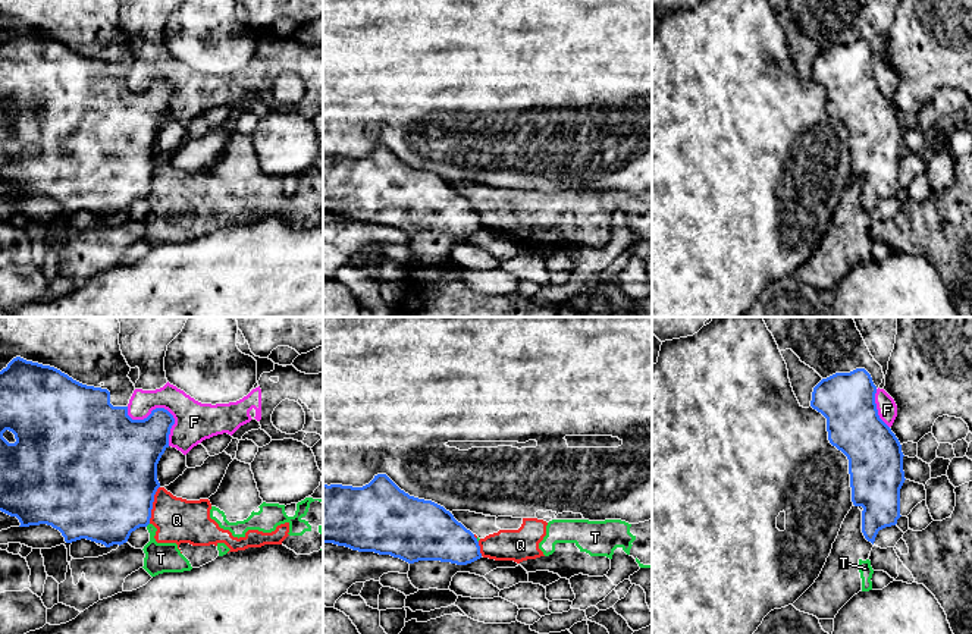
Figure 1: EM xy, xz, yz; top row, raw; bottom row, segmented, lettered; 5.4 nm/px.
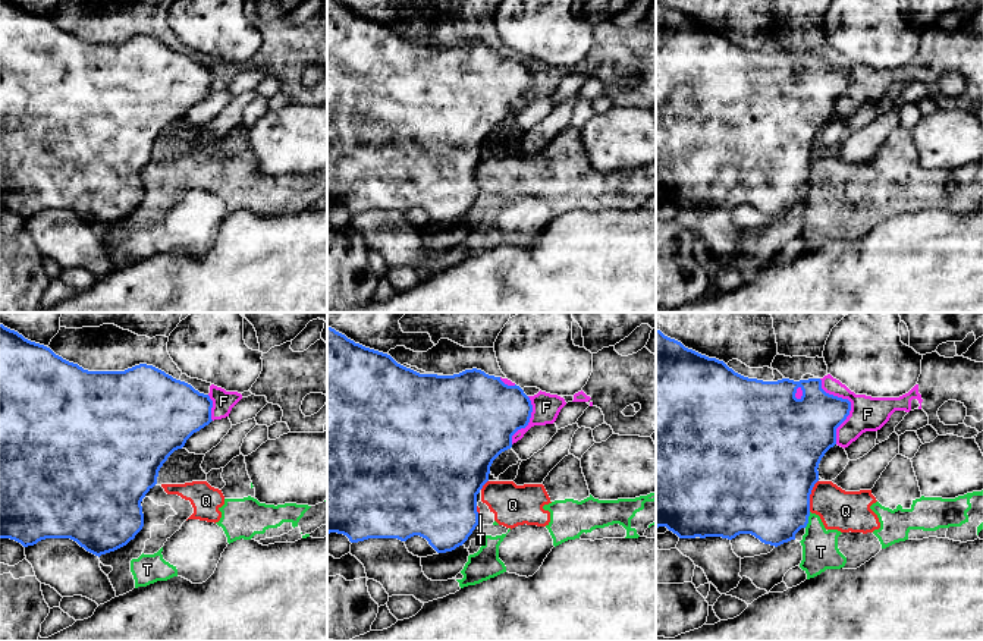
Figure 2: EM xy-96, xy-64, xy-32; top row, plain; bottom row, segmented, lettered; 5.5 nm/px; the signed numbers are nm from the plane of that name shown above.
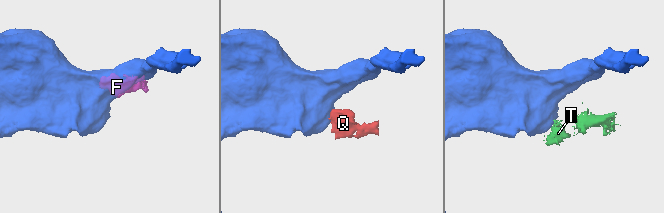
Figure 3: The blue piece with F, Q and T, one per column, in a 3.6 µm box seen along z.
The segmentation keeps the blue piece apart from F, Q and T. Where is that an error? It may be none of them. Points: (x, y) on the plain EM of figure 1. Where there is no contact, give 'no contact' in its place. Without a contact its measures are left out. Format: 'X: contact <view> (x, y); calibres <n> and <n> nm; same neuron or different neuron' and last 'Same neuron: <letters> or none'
F: contact xy (162, 79); calibres 280 and 220 nm; different neuron
Q: contact xy (151, 176); calibres 500 and 240 nm; different neuron
T: contact xy (147, 195); calibres 460 and 160 nm; different neuron
Same neuron: none

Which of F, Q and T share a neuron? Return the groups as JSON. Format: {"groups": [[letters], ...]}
{"groups": [["F"], ["Q", "T"]]}

